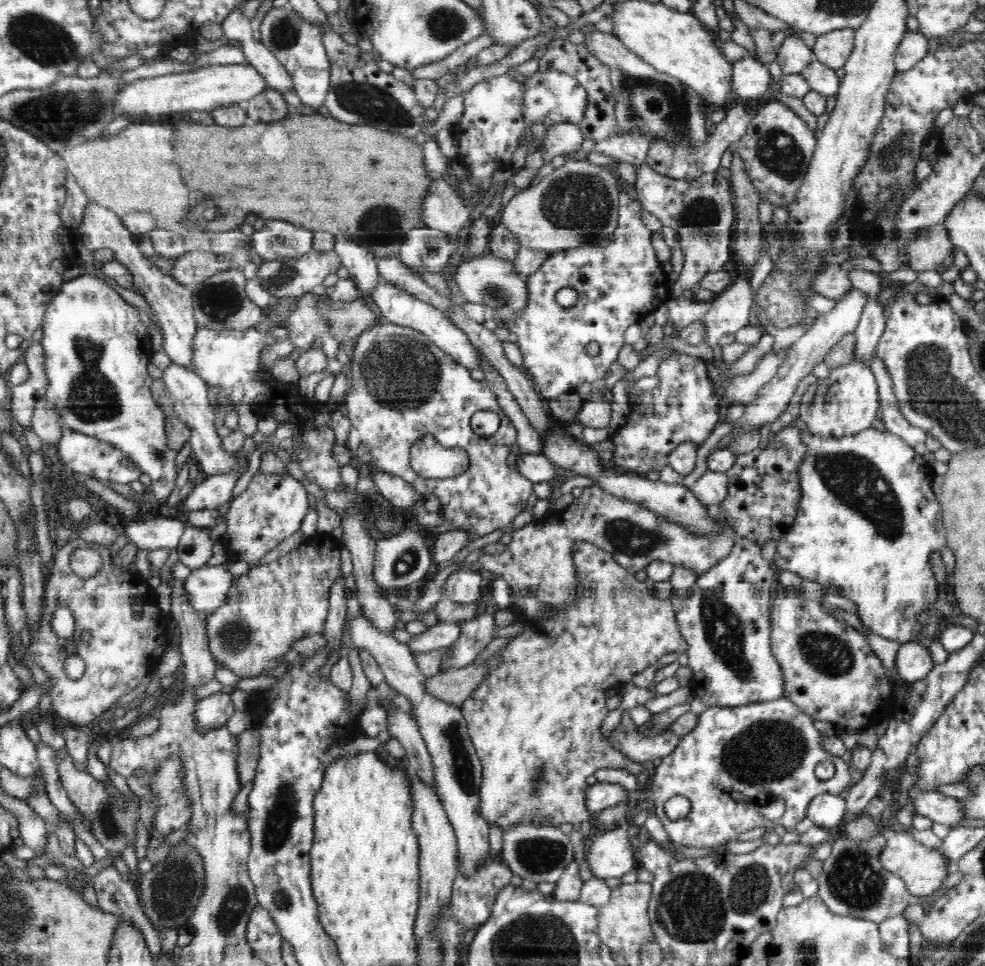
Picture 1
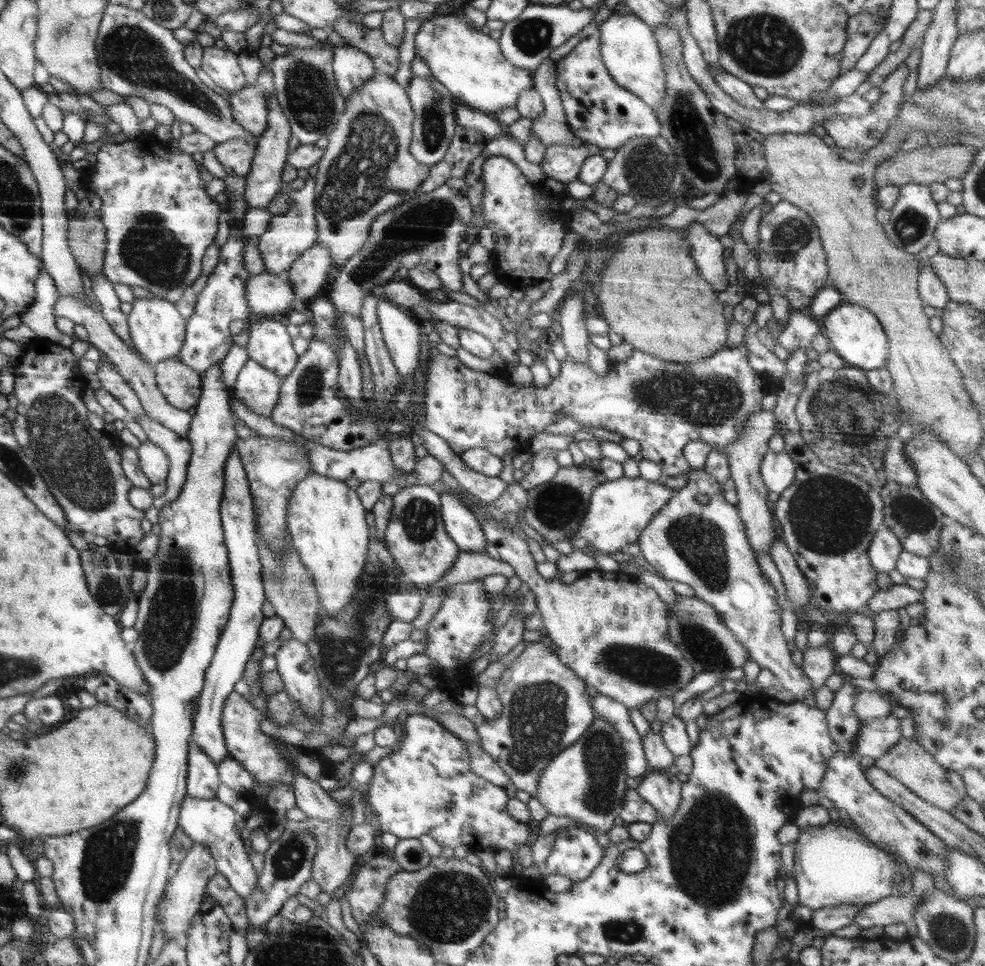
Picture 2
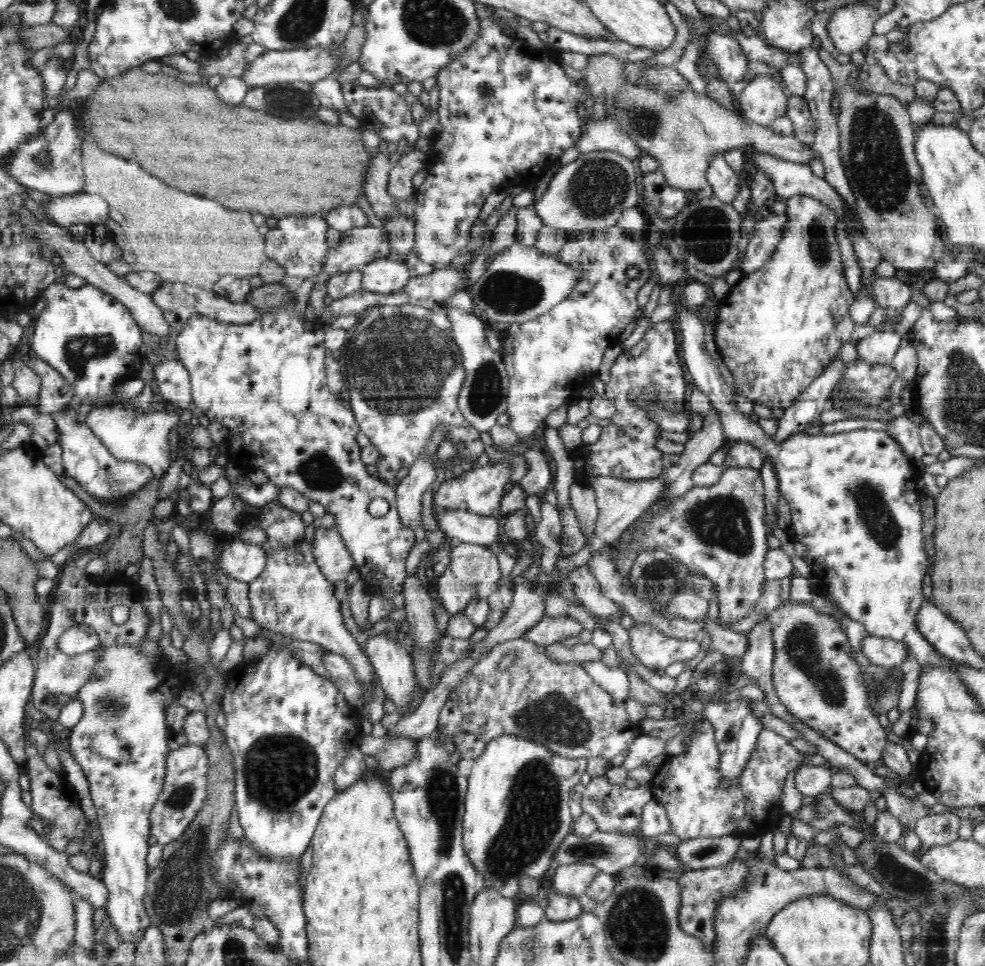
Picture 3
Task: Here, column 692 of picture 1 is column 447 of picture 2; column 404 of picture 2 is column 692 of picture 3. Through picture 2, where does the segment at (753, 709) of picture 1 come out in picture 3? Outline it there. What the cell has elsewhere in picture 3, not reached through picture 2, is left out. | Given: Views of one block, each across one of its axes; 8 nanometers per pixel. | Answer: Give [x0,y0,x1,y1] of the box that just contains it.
[647,715,810,840]

